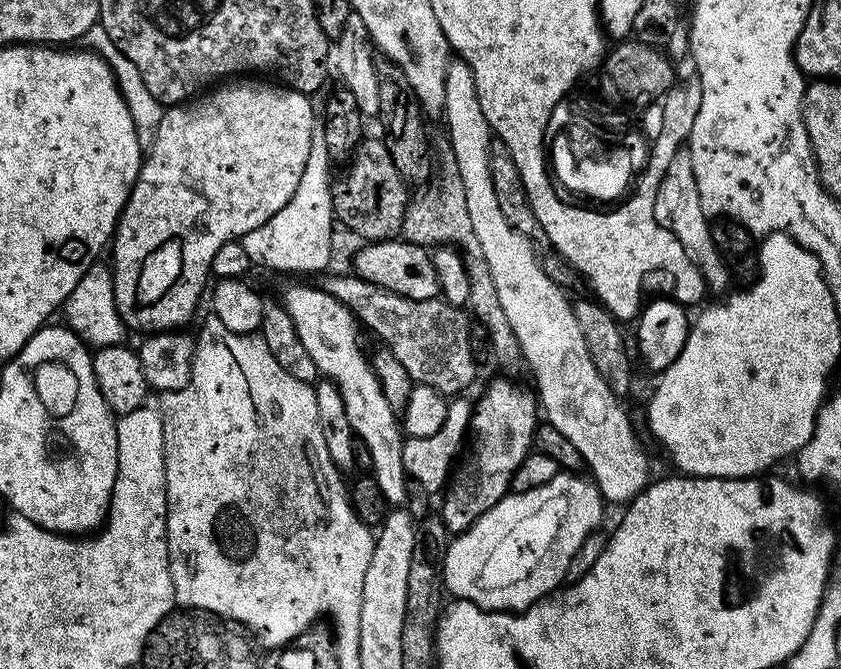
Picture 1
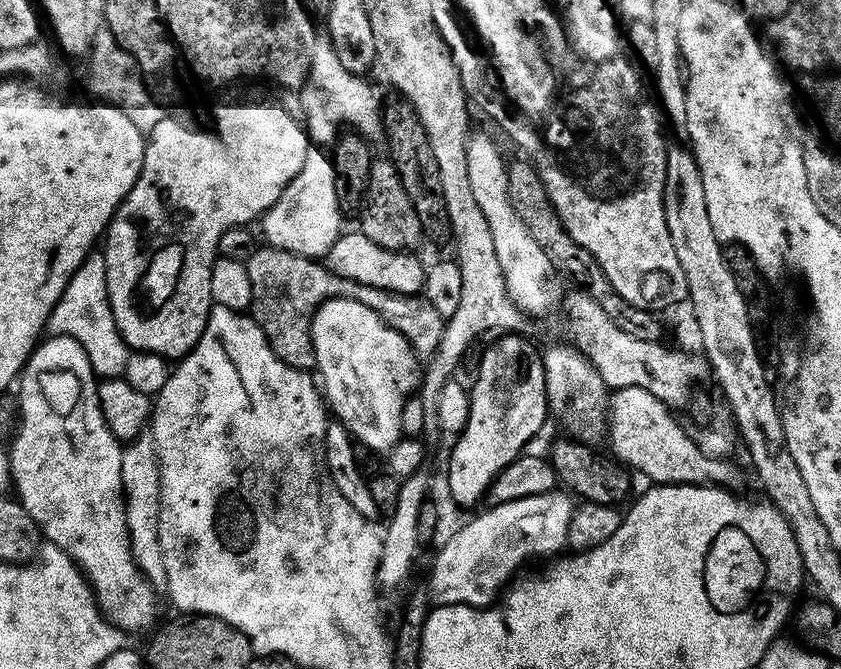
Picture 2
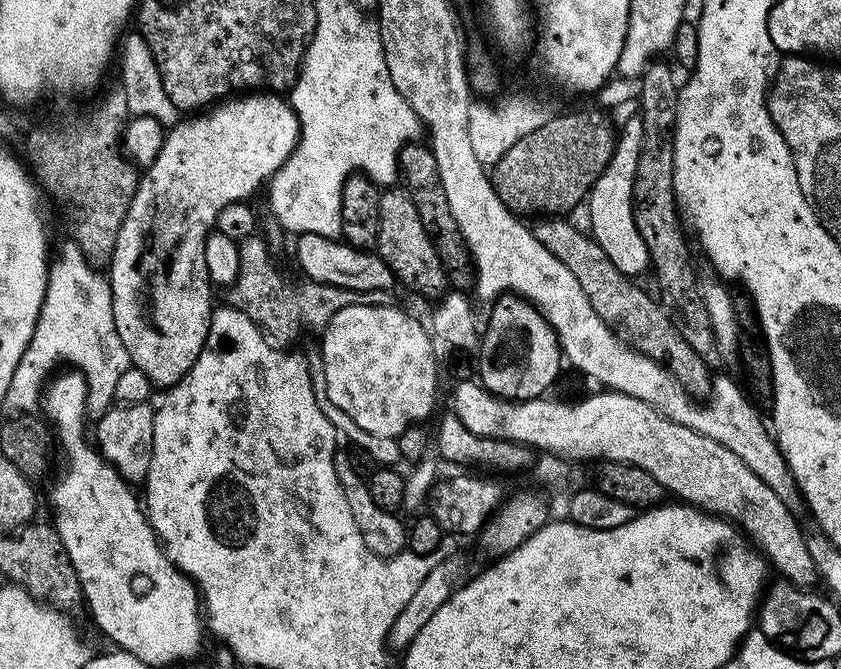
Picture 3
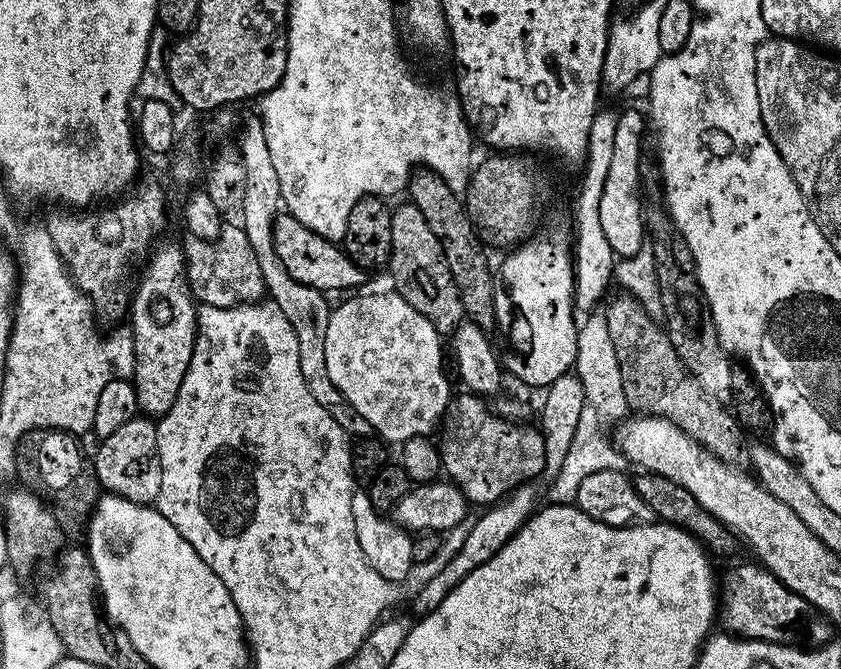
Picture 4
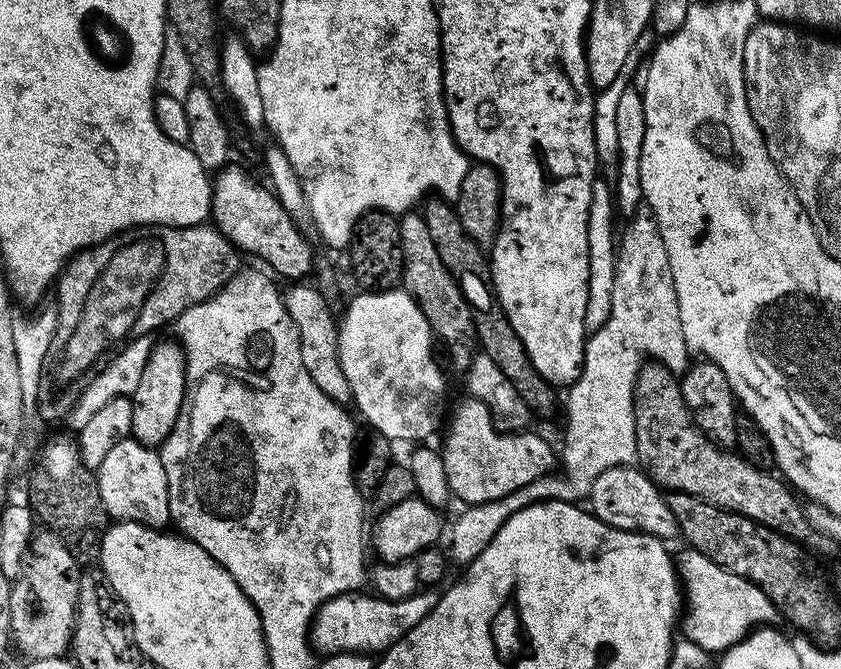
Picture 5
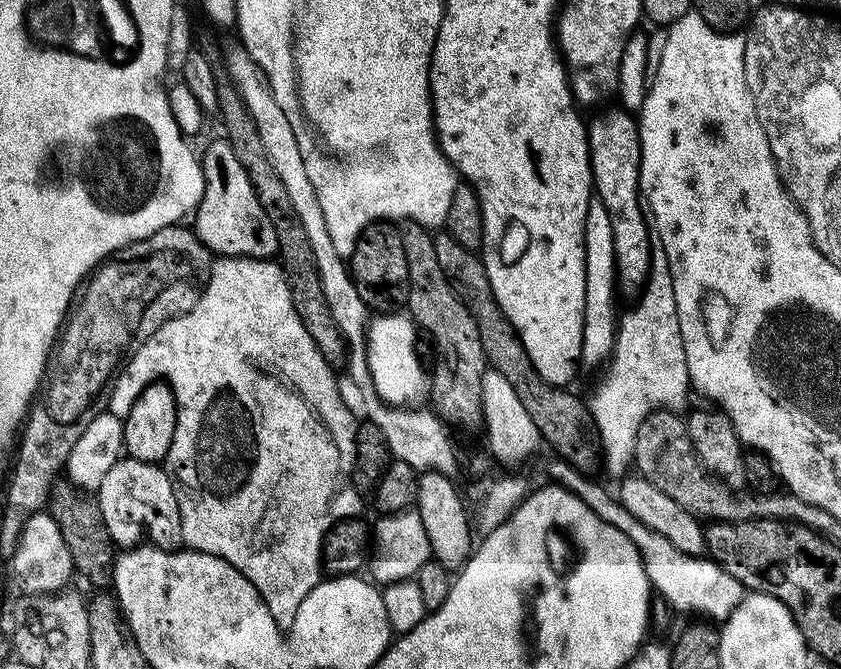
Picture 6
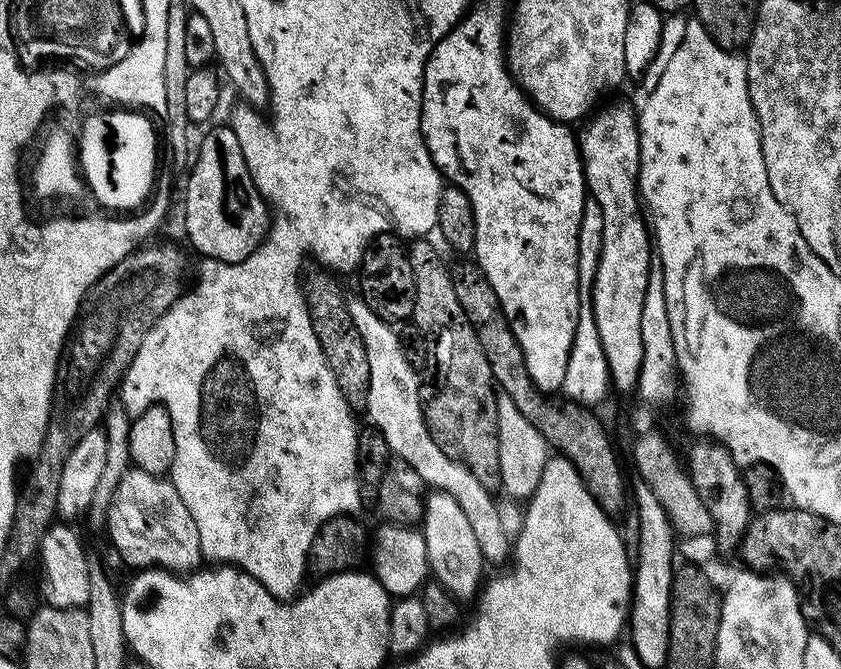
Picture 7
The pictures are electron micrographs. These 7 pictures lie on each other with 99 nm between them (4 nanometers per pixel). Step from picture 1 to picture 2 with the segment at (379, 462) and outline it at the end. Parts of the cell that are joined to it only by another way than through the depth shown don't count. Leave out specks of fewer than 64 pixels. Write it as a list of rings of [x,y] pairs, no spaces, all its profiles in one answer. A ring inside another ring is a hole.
[[[327,300],[312,316],[312,354],[322,395],[331,415],[371,452],[387,454],[402,438],[400,423],[404,404],[422,383],[422,364],[410,341],[360,302]]]

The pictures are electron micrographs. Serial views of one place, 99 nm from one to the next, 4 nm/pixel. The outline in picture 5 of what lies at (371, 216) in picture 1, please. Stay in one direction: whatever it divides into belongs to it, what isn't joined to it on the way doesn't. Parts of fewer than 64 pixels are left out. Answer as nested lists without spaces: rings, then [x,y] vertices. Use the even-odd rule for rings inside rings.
[[[409,210],[399,217],[402,254],[404,255],[403,291],[415,300],[422,310],[428,325],[432,327],[433,337],[444,340],[448,347],[448,356],[460,374],[467,372],[474,353],[477,351],[474,313],[466,298],[460,292],[459,283],[446,270],[442,258],[438,258],[438,246],[430,239],[430,230],[426,227],[423,215],[419,211]]]

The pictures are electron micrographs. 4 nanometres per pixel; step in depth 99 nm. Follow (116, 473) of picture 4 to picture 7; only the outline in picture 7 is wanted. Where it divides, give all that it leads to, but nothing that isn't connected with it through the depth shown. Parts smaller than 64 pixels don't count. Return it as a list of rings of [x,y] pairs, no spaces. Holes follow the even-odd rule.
[[[129,467],[108,503],[107,528],[117,554],[132,570],[157,567],[173,574],[187,574],[201,567],[198,526],[194,526],[194,518],[190,518],[186,502],[178,498],[171,479]]]

